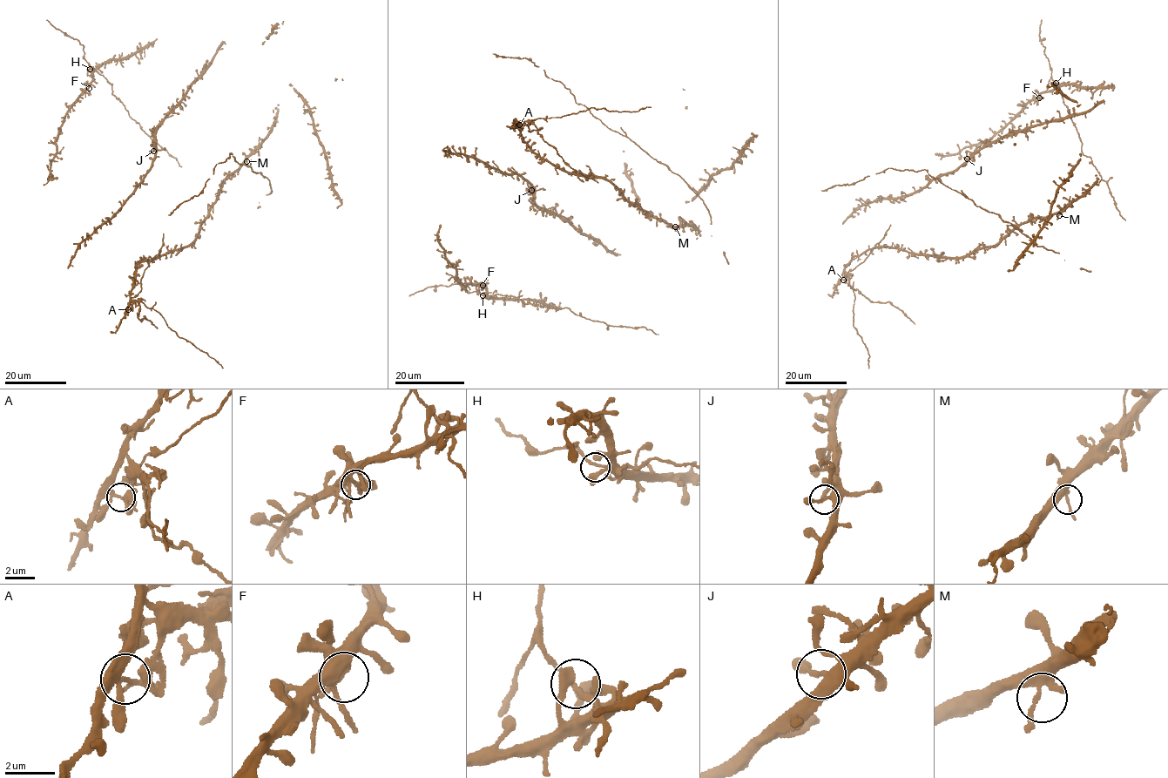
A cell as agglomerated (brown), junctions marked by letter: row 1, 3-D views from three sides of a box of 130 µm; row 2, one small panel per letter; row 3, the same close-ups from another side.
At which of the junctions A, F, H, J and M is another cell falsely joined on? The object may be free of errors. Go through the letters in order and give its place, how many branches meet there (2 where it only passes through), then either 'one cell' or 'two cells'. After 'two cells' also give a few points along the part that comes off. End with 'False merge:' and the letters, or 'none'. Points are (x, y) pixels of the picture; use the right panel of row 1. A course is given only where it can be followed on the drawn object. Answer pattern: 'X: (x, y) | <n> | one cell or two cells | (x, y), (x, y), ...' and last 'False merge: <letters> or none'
A: (843, 280) | 3 | two cells | (843, 280), (847, 275), (849, 276), (854, 297), (853, 323), (869, 355), (869, 368)
F: (1039, 98) | 2 | one cell
H: (1056, 83) | 3 | one cell
J: (967, 158) | 3 | one cell
M: (1059, 215) | 3 | one cell
False merge: A

